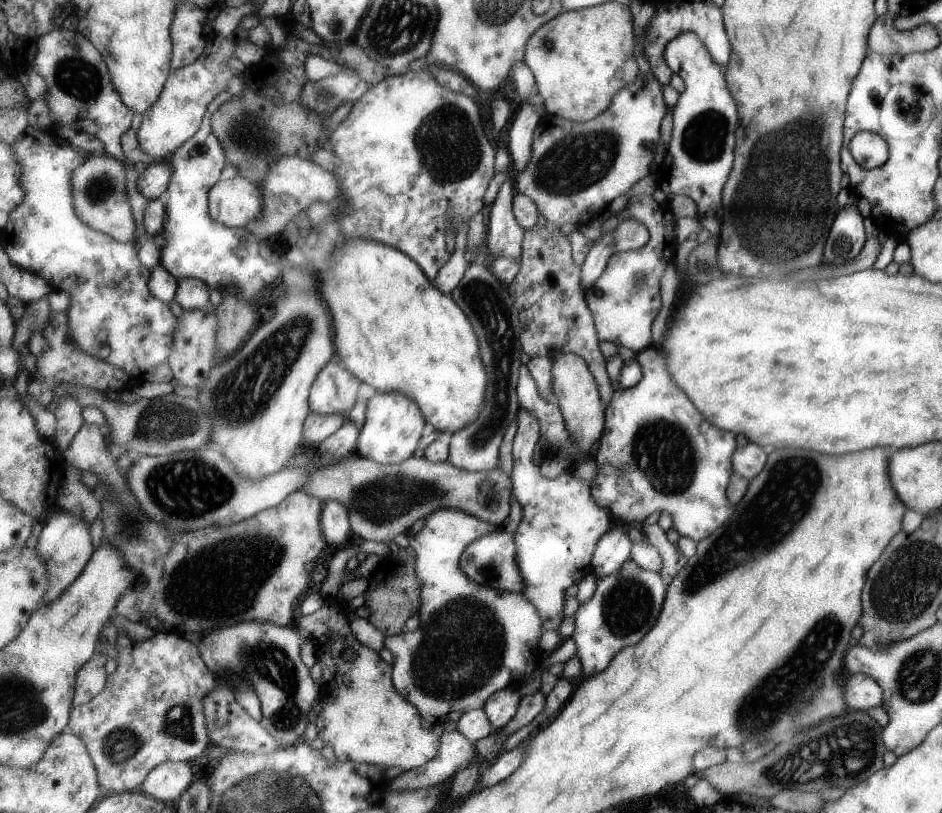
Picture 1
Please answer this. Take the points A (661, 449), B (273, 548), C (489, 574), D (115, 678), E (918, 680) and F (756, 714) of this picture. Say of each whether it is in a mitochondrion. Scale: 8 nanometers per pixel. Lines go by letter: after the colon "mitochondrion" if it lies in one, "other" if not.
A: mitochondrion
B: mitochondrion
C: mitochondrion
D: other
E: mitochondrion
F: mitochondrion

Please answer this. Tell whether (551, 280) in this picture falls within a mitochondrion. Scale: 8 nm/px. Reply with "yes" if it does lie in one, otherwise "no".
no

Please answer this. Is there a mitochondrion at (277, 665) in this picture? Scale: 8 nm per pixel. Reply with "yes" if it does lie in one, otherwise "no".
yes

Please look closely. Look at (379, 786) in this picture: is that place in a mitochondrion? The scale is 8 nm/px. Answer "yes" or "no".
no

